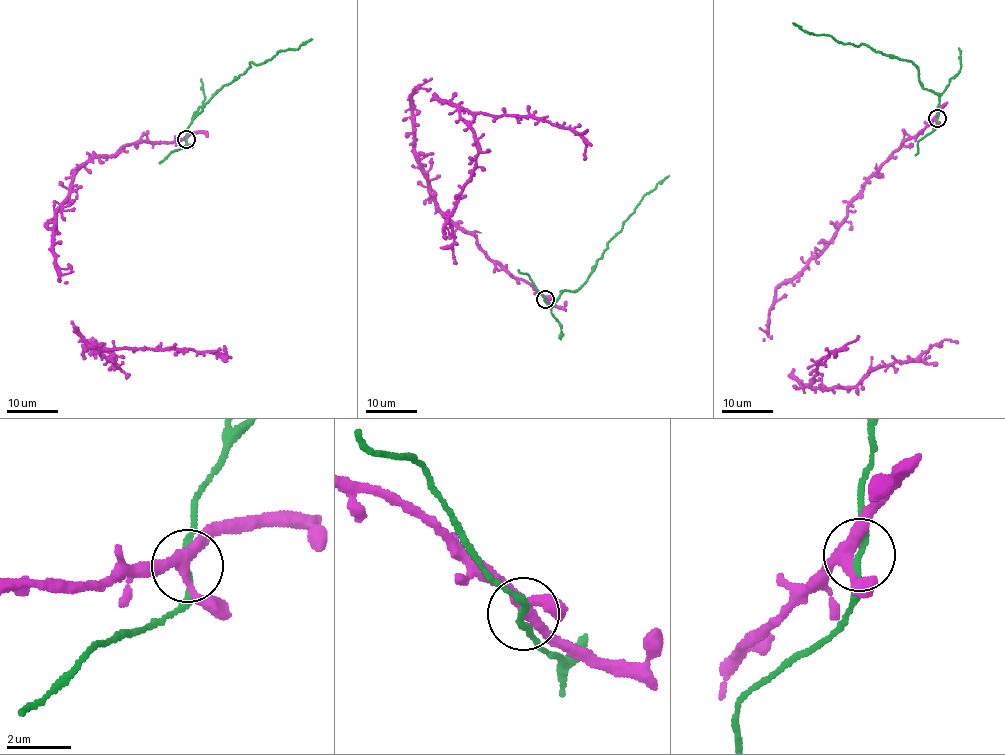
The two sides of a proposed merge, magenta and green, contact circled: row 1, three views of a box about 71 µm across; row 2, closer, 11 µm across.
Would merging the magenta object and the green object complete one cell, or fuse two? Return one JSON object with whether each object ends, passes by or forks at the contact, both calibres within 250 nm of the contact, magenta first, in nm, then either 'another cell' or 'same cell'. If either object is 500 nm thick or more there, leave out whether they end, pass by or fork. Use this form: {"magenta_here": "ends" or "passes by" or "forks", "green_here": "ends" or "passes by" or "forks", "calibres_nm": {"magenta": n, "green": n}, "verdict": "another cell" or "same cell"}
{"magenta_here": "forks", "green_here": "passes by", "calibres_nm": {"magenta": 320, "green": 170}, "verdict": "same cell"}

